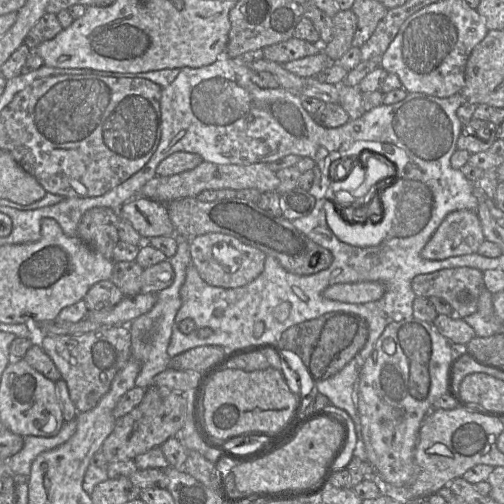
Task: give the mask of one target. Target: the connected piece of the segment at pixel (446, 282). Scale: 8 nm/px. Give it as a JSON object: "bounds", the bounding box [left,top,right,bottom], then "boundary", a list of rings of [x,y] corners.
{"bounds":[412,267,484,318],"boundary":[[[455,267],[438,270],[428,274],[420,274],[412,280],[412,289],[418,297],[439,297],[446,300],[455,314],[464,318],[478,312],[478,299],[484,288],[483,272],[470,267]]]}

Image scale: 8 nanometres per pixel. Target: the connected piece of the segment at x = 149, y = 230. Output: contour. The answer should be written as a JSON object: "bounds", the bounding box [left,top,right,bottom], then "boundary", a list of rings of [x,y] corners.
{"bounds":[118,196,174,241],"boundary":[[[136,196],[118,212],[129,221],[144,241],[152,237],[174,235],[174,226],[164,203]]]}

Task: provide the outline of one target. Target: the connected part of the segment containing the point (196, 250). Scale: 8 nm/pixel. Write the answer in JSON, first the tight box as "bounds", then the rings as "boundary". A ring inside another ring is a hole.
{"bounds":[190,233,266,288],"boundary":[[[223,233],[193,237],[190,240],[190,256],[200,277],[207,284],[222,288],[237,288],[252,282],[262,273],[266,259],[266,254],[261,250]]]}

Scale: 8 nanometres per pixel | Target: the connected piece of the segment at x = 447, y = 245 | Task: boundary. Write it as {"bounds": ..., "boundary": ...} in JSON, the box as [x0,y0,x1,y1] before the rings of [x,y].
{"bounds":[421,210,485,260],"boundary":[[[473,210],[449,213],[421,251],[426,260],[444,260],[477,253],[485,240],[479,217]]]}

